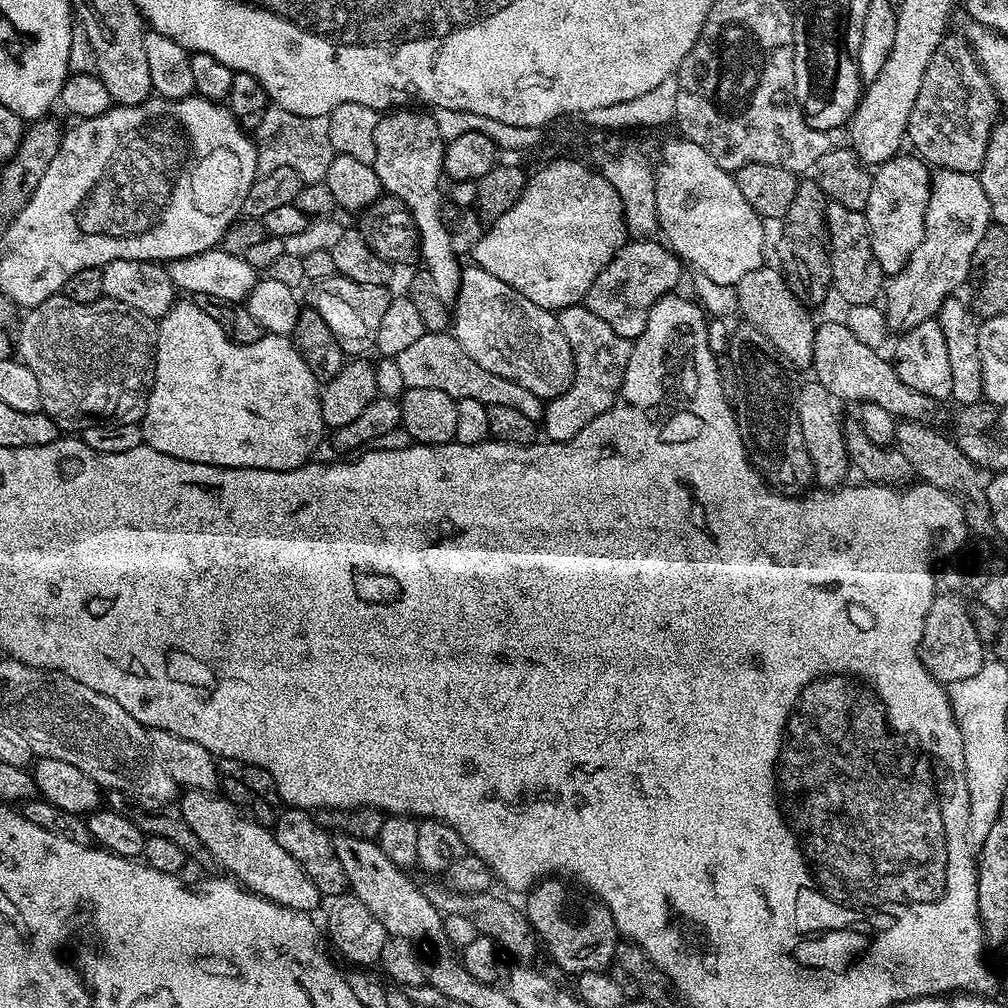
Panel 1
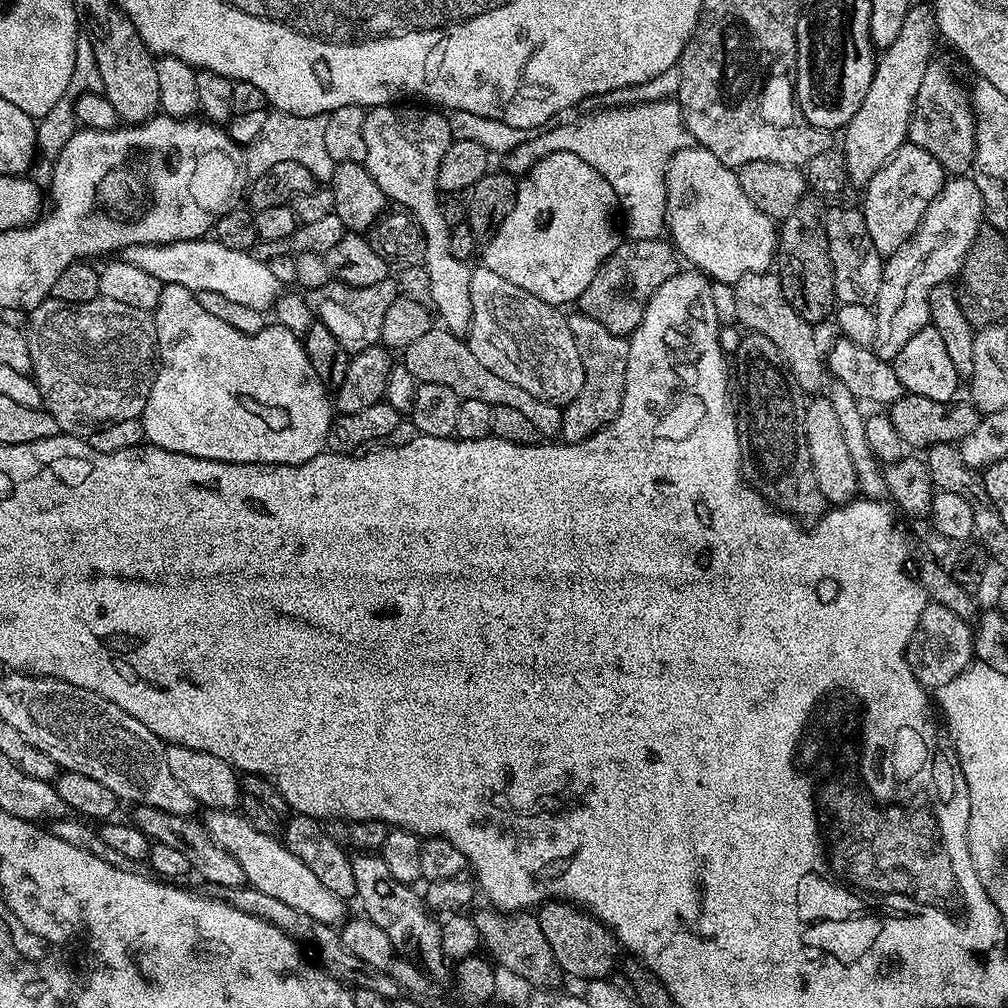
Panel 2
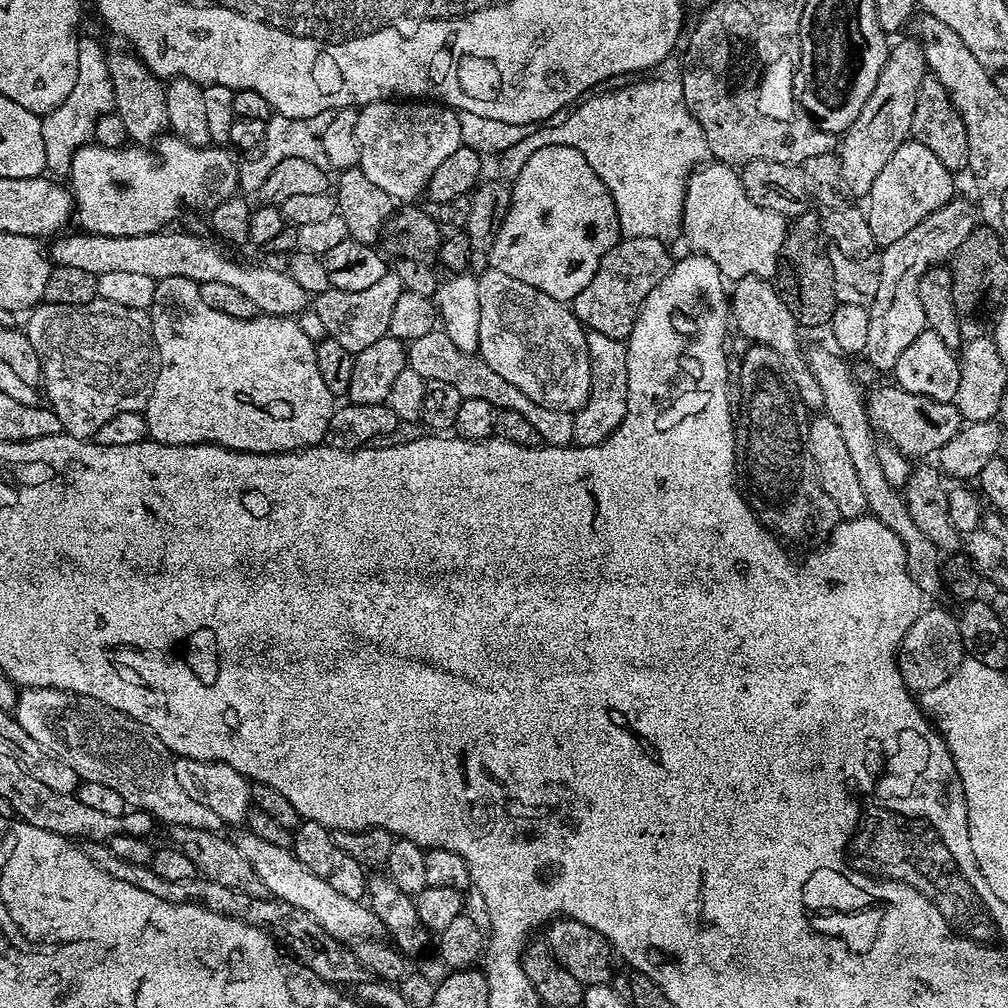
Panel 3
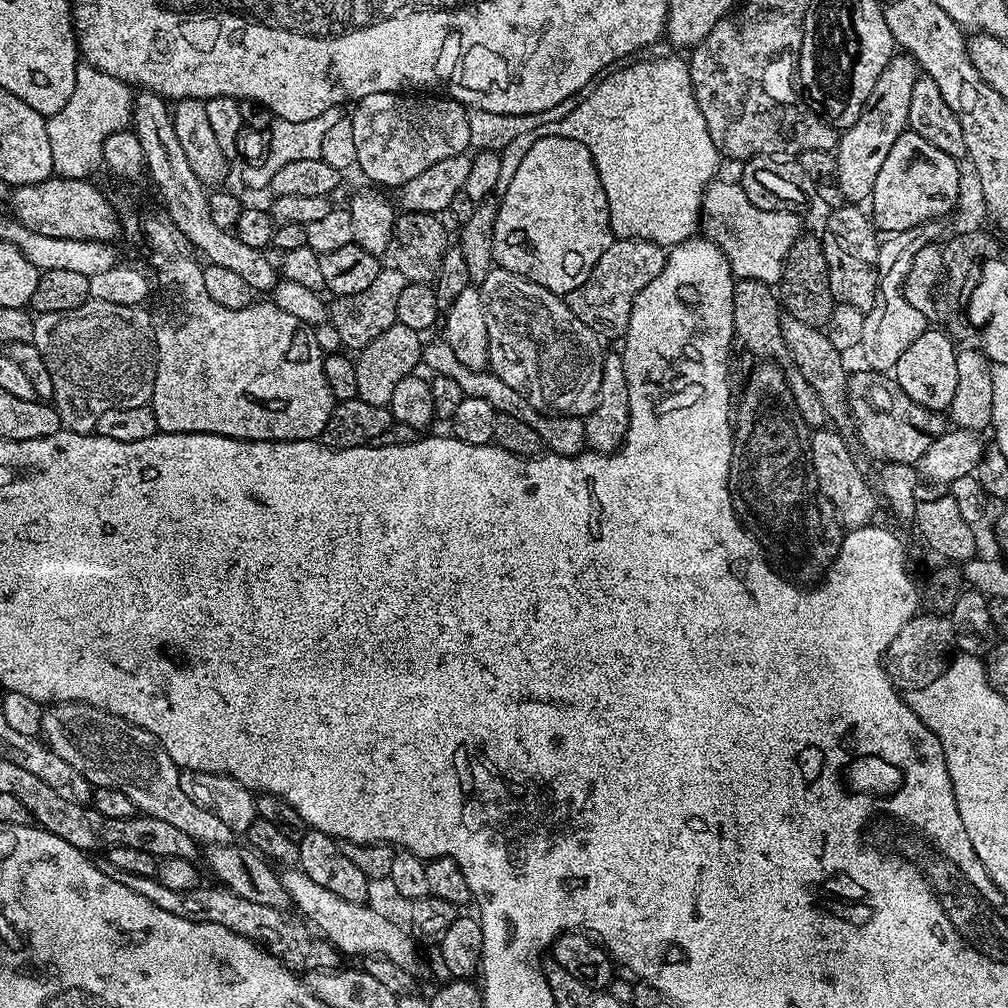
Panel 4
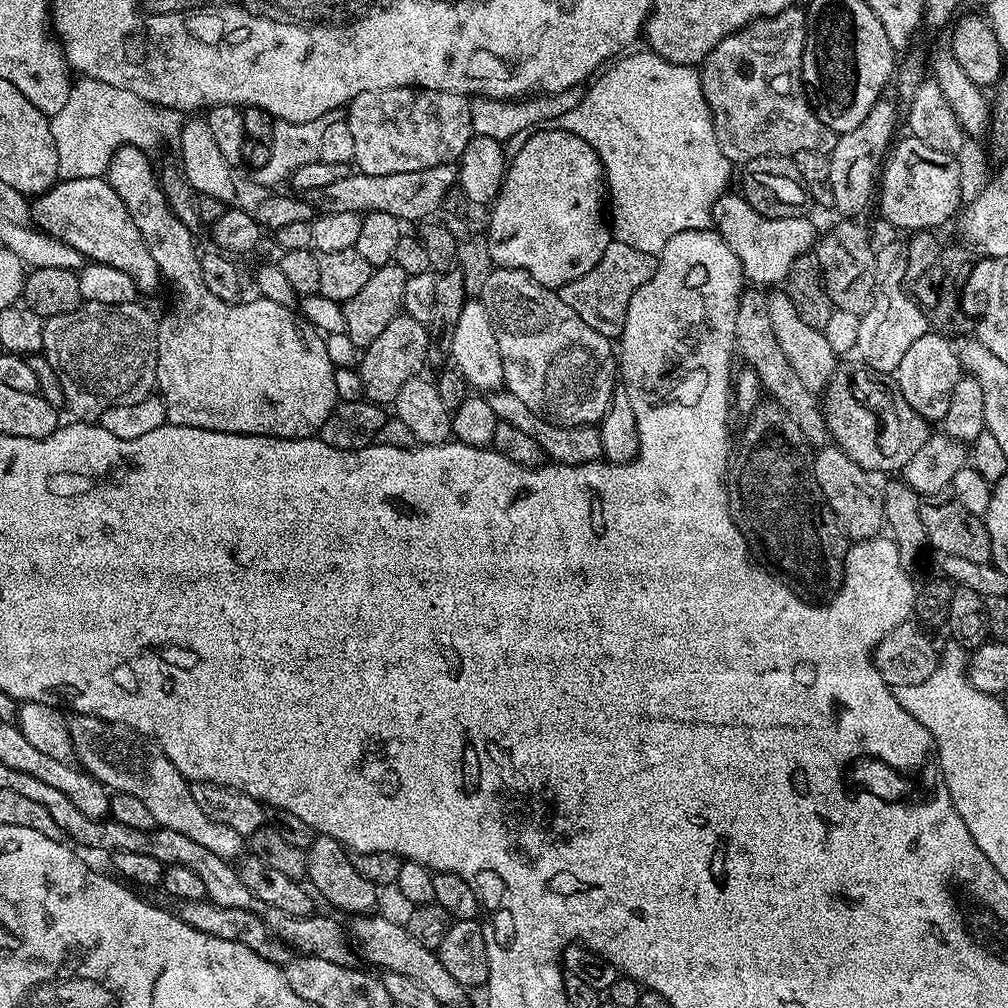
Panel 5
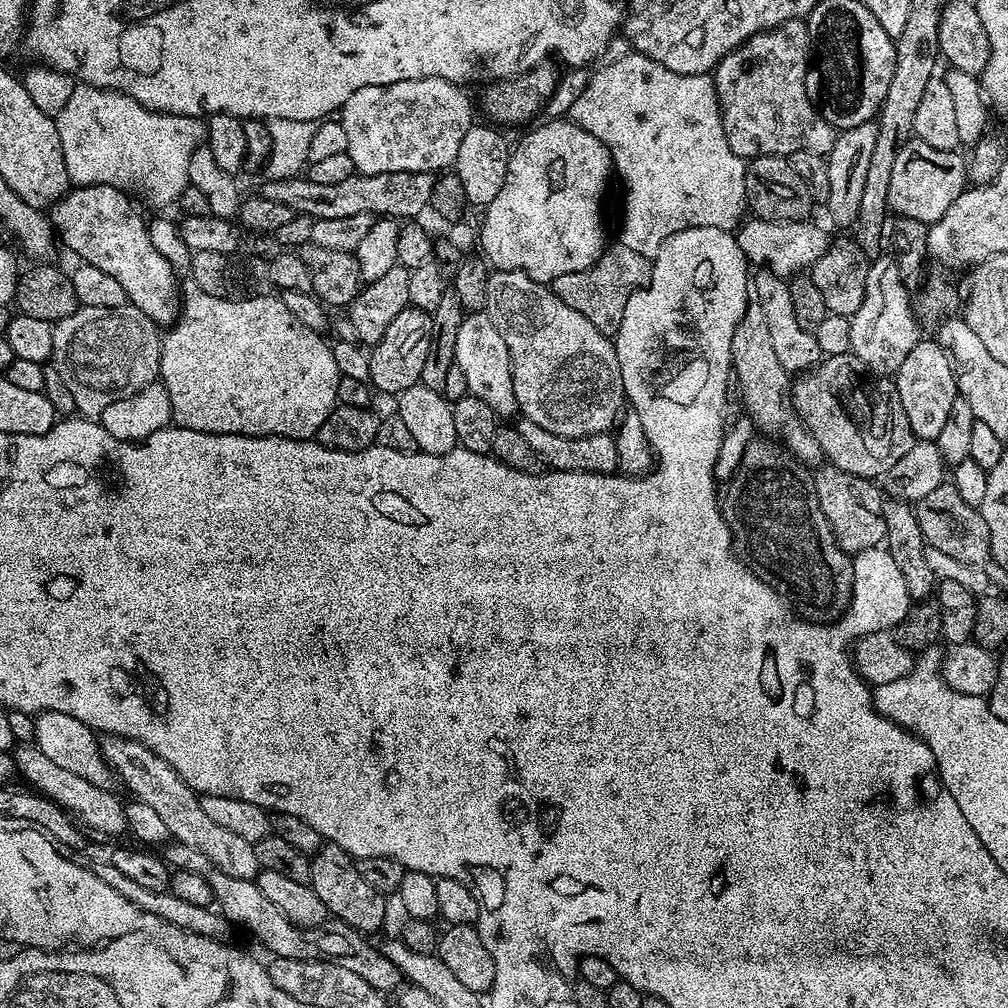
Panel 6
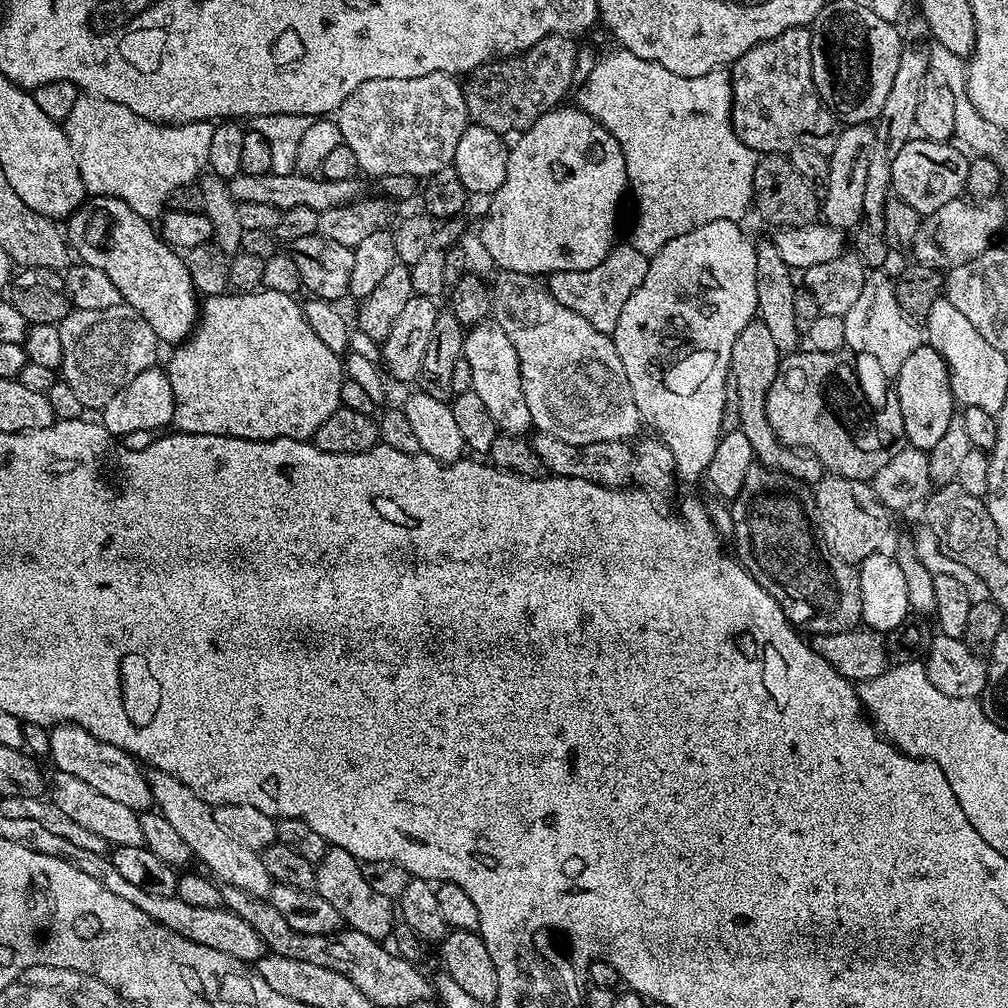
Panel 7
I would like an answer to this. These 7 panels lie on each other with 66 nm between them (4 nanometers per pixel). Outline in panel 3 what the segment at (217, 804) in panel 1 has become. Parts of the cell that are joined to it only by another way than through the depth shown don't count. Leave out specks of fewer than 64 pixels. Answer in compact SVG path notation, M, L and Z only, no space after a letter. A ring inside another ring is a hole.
M245 831L243 835L235 837L234 843L238 850L242 850L246 862L254 866L254 874L258 874L269 897L290 902L290 906L298 906L298 910L306 910L306 914L310 914L310 918L314 918L314 922L318 922L326 934L334 934L334 938L345 942L370 940L385 935L382 922L372 913L367 903L346 898L346 894L338 894L338 890L332 889L323 878L318 878L314 870L306 870L306 866L298 862L291 848L273 846L250 831Z

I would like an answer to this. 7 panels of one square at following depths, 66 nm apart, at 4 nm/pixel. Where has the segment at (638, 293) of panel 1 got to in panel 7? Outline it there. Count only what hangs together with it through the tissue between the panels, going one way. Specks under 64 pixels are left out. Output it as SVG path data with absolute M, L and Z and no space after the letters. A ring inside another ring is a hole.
M624 242L620 248L613 247L608 257L598 266L590 270L566 270L565 272L554 272L547 277L548 292L566 310L574 310L574 314L582 314L594 326L594 330L607 332L616 331L618 318L622 318L622 310L626 307L626 301L630 294L642 286L642 278L646 278L649 257L643 256L638 250L632 248L631 244Z

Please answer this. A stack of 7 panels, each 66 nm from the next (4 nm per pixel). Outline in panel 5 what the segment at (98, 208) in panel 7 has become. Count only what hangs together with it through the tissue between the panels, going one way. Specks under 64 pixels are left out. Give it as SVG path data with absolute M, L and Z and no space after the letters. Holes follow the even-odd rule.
M105 177L57 181L50 190L31 201L30 218L39 231L66 242L66 246L74 246L74 250L78 250L87 261L109 264L130 274L136 283L137 293L152 292L162 284L158 262L150 258L150 250L138 226Z

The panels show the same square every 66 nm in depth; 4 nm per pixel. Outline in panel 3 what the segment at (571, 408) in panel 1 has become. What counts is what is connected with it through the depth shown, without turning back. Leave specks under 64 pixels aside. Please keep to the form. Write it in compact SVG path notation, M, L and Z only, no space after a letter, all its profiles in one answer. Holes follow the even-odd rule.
M588 332L588 352L592 355L590 374L592 392L588 400L574 414L574 438L572 444L585 448L598 446L626 418L628 409L628 346L623 340L606 338L606 334Z

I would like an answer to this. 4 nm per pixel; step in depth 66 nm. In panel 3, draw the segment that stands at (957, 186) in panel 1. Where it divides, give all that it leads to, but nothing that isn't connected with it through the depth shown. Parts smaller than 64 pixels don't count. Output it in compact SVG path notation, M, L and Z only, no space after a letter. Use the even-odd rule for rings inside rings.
M953 198L946 206L934 210L914 230L909 230L898 238L898 242L887 245L880 254L880 281L878 294L868 308L870 314L870 331L866 334L866 346L863 355L880 372L891 373L896 367L898 358L914 338L927 329L926 314L918 302L918 282L928 268L943 265L962 242L966 234L977 227L978 220L974 208L960 198Z

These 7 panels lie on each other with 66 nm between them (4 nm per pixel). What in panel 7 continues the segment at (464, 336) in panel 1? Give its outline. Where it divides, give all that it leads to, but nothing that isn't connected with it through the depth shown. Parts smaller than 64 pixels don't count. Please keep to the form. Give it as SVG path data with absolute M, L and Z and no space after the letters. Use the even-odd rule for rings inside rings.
M500 270L495 273L495 278L496 281L490 284L490 316L506 334L506 338L510 338L514 354L518 354L522 394L526 394L532 428L536 432L562 438L562 442L570 442L574 446L586 446L590 442L631 441L637 435L635 432L642 428L642 417L638 402L634 402L634 390L630 390L630 378L626 378L622 358L618 358L618 350L611 335L594 330L594 326L590 326L582 314L566 310L566 306L562 306L562 302L558 302L548 292L547 283L535 276Z

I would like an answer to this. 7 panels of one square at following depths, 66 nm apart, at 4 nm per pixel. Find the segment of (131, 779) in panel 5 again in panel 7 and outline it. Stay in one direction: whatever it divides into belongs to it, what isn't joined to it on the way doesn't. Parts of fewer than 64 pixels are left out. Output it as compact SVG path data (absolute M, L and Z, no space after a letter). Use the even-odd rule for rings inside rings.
M152 770L147 773L147 778L152 791L153 805L160 815L166 818L166 822L174 826L175 832L185 840L186 846L190 846L193 857L197 861L201 860L209 868L205 869L221 885L238 886L261 898L271 893L274 881L270 878L270 874L266 874L266 866L262 866L259 852L241 846L235 838L230 838L230 834L225 834L219 828L218 822L214 822L213 805L198 798L198 794L190 790L190 786L178 782L178 778L170 774Z

